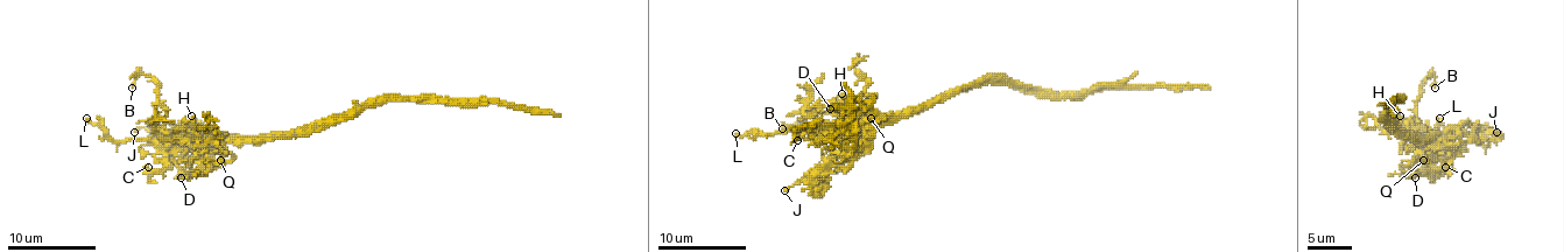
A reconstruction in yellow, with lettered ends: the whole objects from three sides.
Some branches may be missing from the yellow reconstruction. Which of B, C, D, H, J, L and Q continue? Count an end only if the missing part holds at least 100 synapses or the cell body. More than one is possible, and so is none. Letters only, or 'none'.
none

